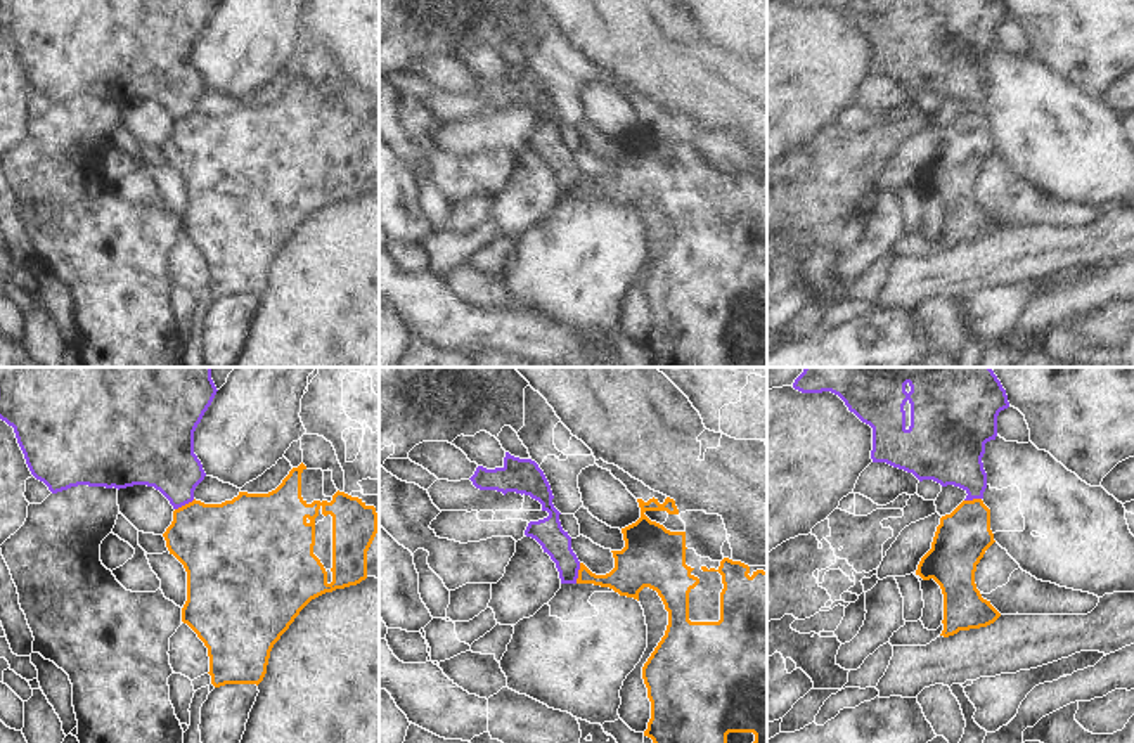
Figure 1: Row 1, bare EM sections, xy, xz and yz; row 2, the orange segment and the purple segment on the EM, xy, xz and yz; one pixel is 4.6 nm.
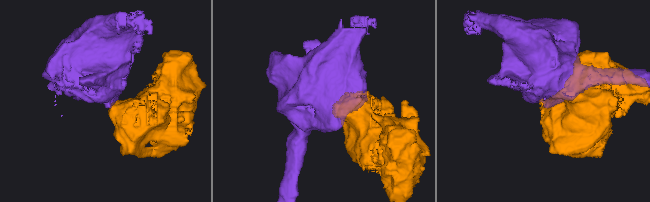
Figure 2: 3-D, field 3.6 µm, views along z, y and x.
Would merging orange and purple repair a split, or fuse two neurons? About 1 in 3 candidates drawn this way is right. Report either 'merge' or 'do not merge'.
do not merge

